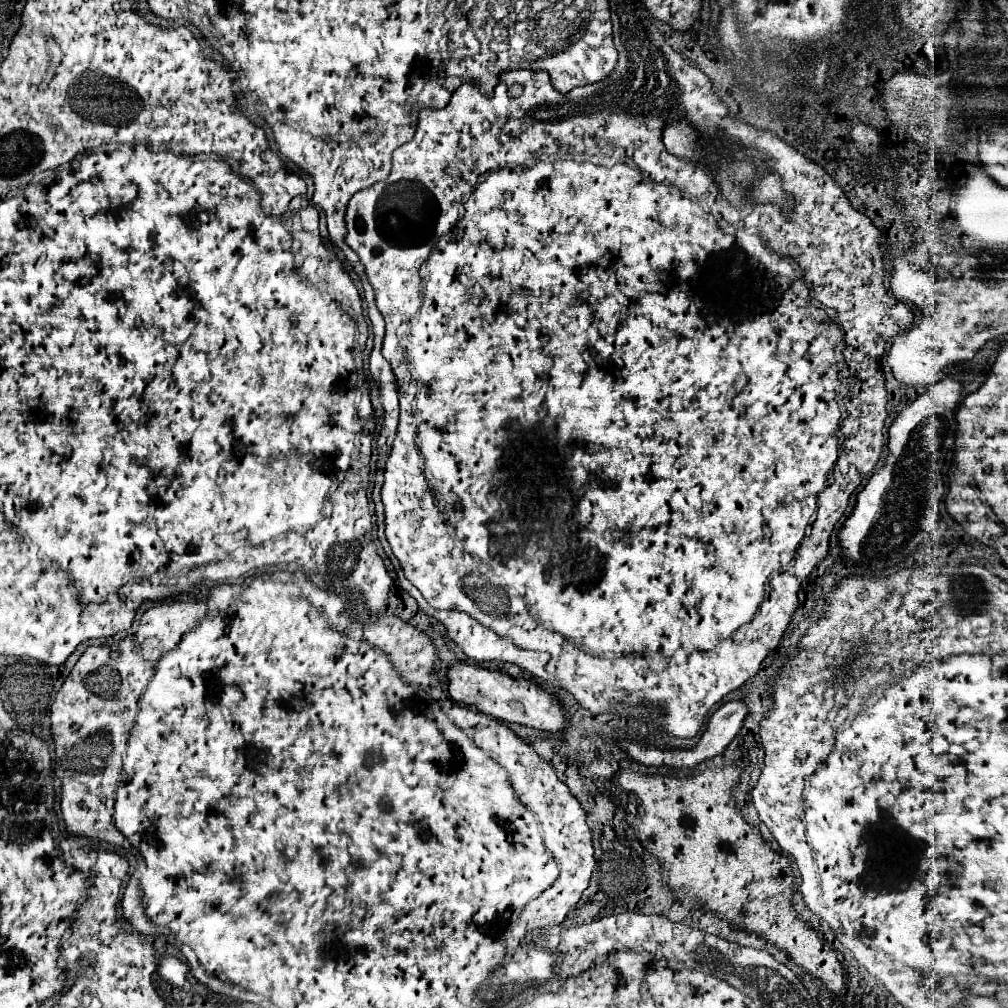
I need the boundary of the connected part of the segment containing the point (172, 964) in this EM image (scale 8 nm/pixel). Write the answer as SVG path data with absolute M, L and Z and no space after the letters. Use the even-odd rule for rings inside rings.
M164 956L160 960L160 966L158 966L160 978L164 978L166 982L170 982L178 988L182 988L186 984L186 972L188 972L188 966L174 956Z

